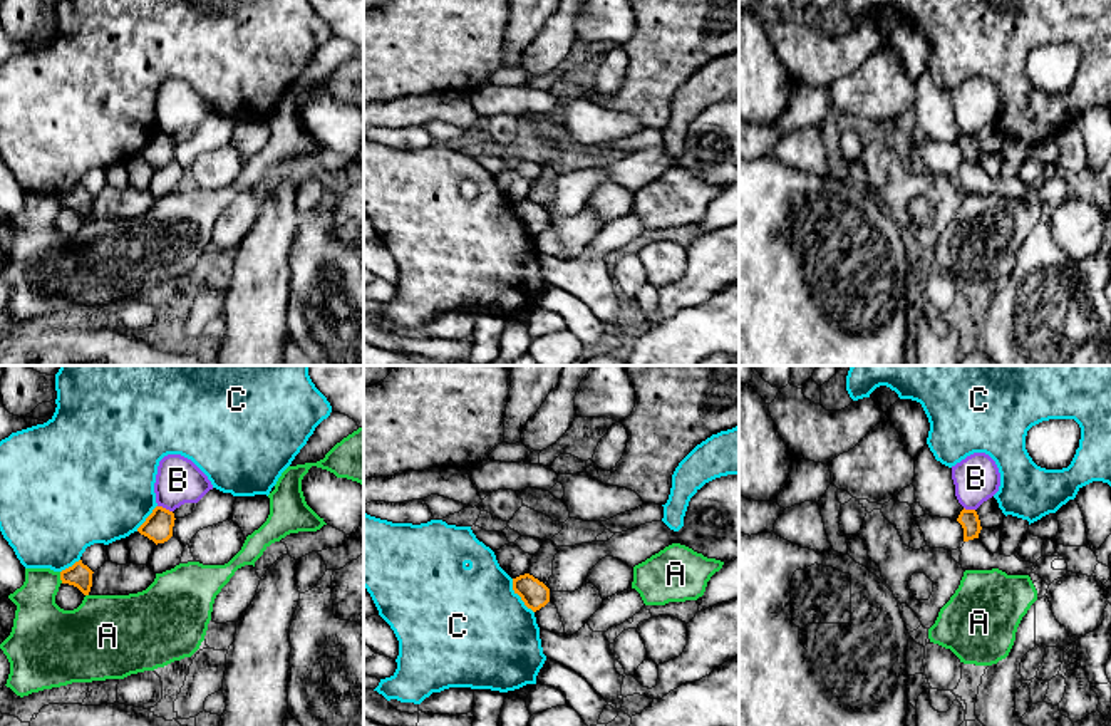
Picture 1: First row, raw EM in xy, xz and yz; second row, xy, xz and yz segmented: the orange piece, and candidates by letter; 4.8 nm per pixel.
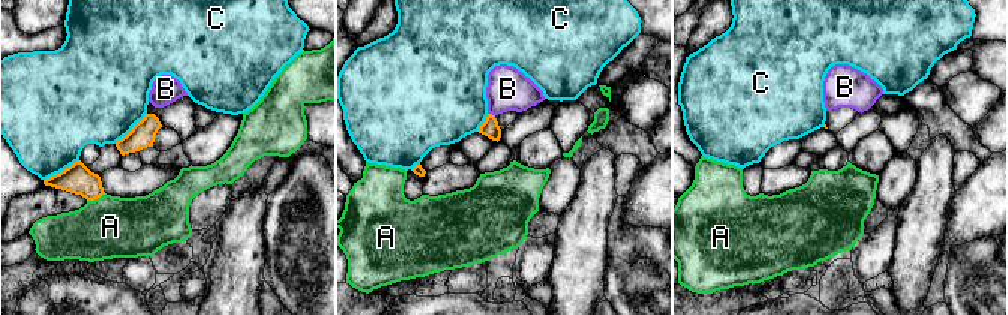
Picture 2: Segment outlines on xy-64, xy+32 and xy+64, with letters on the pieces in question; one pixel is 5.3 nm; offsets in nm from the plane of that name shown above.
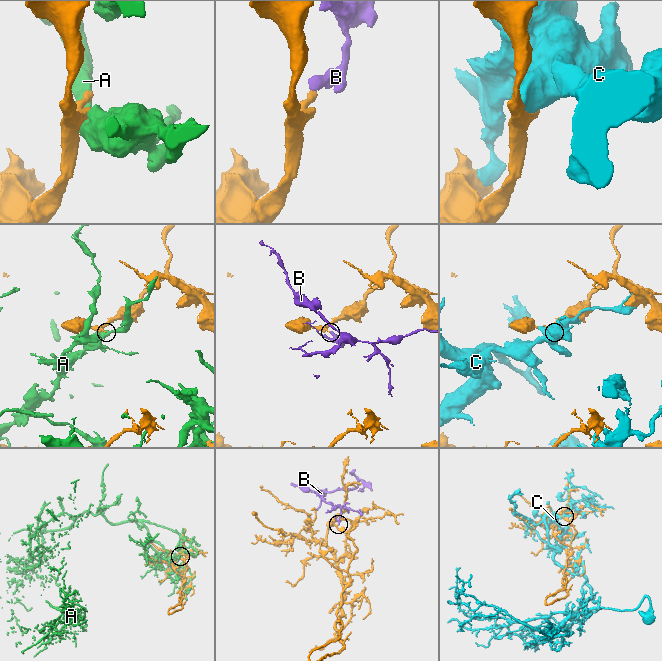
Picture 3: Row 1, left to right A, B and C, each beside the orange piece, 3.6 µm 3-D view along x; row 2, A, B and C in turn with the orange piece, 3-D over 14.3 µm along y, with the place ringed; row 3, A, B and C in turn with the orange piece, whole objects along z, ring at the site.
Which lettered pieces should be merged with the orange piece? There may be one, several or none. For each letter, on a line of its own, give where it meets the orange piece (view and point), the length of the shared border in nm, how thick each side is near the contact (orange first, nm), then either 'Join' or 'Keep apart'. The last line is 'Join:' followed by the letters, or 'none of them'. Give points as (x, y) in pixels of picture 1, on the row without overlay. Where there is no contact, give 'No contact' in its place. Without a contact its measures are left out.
A: Touches orange at xy (61, 202). Shared border 60 nm. Thickness 120 nm (orange) against 240 nm. Keep apart
B: Touches orange at xy (165, 133). Shared border 80 nm. Thickness 140 nm (orange) against 220 nm. Keep apart
C: Touches orange at xz (518, 218). Shared border 200 nm. Thickness 140 nm (orange) against 480 nm. Keep apart
Join: none of them

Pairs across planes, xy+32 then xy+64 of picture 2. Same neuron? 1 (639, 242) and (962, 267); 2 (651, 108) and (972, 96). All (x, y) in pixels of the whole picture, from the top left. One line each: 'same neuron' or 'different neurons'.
1: same neuron
2: same neuron

